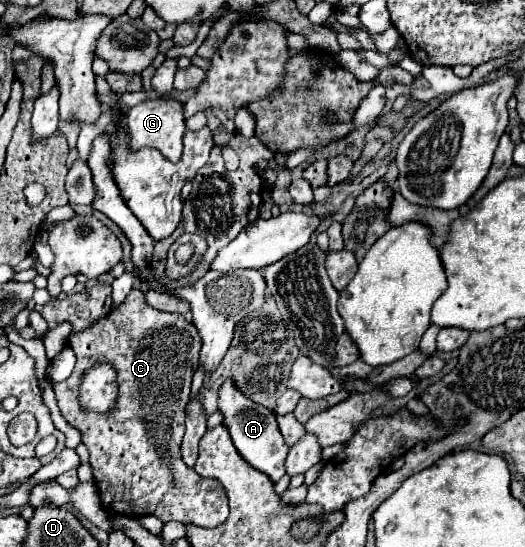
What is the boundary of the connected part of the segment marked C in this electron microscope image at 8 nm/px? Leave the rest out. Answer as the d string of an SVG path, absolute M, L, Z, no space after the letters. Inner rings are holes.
M134 289L108 315L84 331L72 333L68 343L76 353L76 367L66 381L52 387L62 416L79 430L82 443L90 451L90 465L104 509L128 517L150 513L160 521L194 523L200 527L222 525L228 517L224 487L212 477L198 475L180 457L184 407L202 347L196 327L180 313L166 313L146 305L144 293ZM100 361L108 361L118 369L120 401L116 413L86 413L78 401L80 373Z

